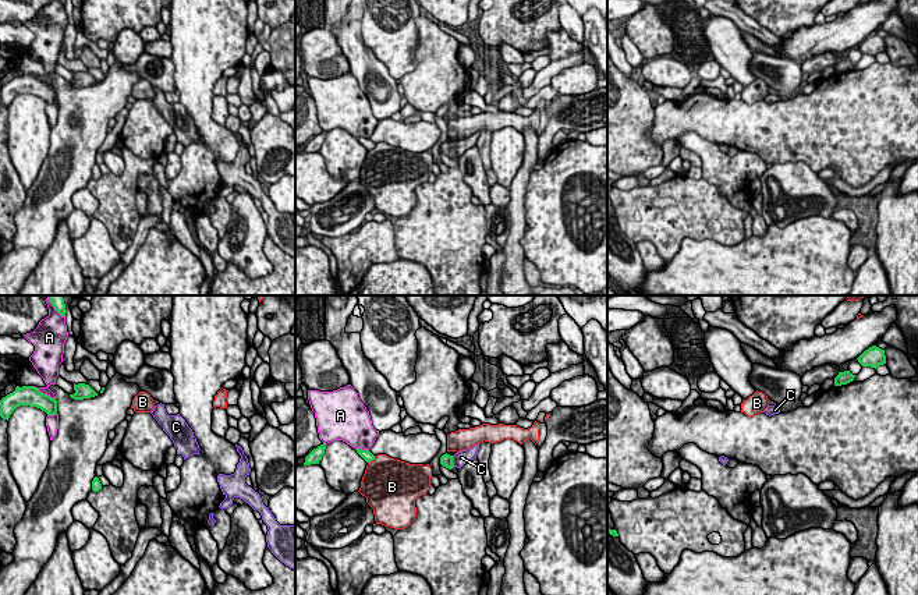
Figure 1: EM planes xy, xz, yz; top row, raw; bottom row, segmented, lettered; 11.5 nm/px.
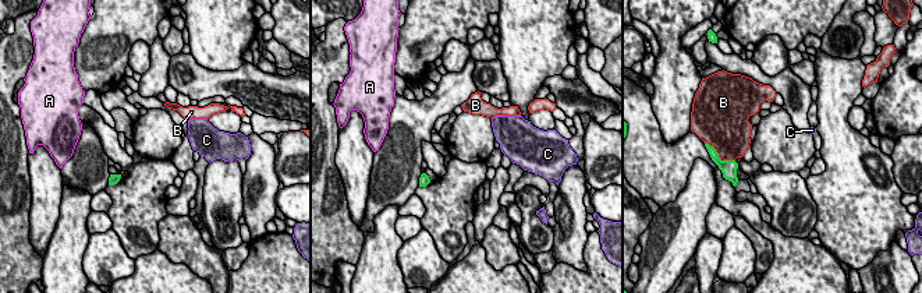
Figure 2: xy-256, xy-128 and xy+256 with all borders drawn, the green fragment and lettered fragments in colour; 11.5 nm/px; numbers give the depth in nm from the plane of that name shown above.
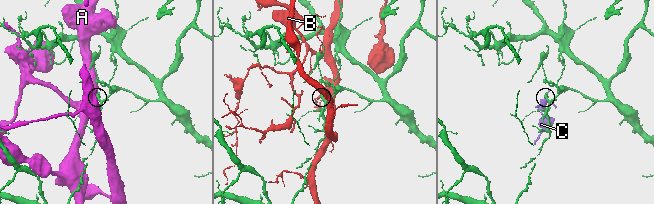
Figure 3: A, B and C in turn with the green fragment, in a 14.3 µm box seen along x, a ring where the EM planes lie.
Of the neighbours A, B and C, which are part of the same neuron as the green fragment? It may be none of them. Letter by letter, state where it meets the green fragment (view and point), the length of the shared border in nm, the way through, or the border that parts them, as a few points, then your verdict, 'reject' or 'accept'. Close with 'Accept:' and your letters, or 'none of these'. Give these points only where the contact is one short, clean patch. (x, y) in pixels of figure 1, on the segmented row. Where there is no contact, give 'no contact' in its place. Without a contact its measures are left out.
A: contact xy (42, 393); length 320 nm; reject
B: contact xz (372, 460); length 130 nm; reject
C: contact xz (452, 461); length 130 nm; accept
Accept: C

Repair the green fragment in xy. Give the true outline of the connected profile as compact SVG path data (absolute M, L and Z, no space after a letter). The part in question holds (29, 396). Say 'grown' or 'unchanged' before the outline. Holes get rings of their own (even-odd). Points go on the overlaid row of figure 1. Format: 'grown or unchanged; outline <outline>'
unchanged; outline M17 386L15 390L0 400L0 417L10 418L13 411L20 405L36 407L47 415L57 414L57 400L43 394L33 386Z

